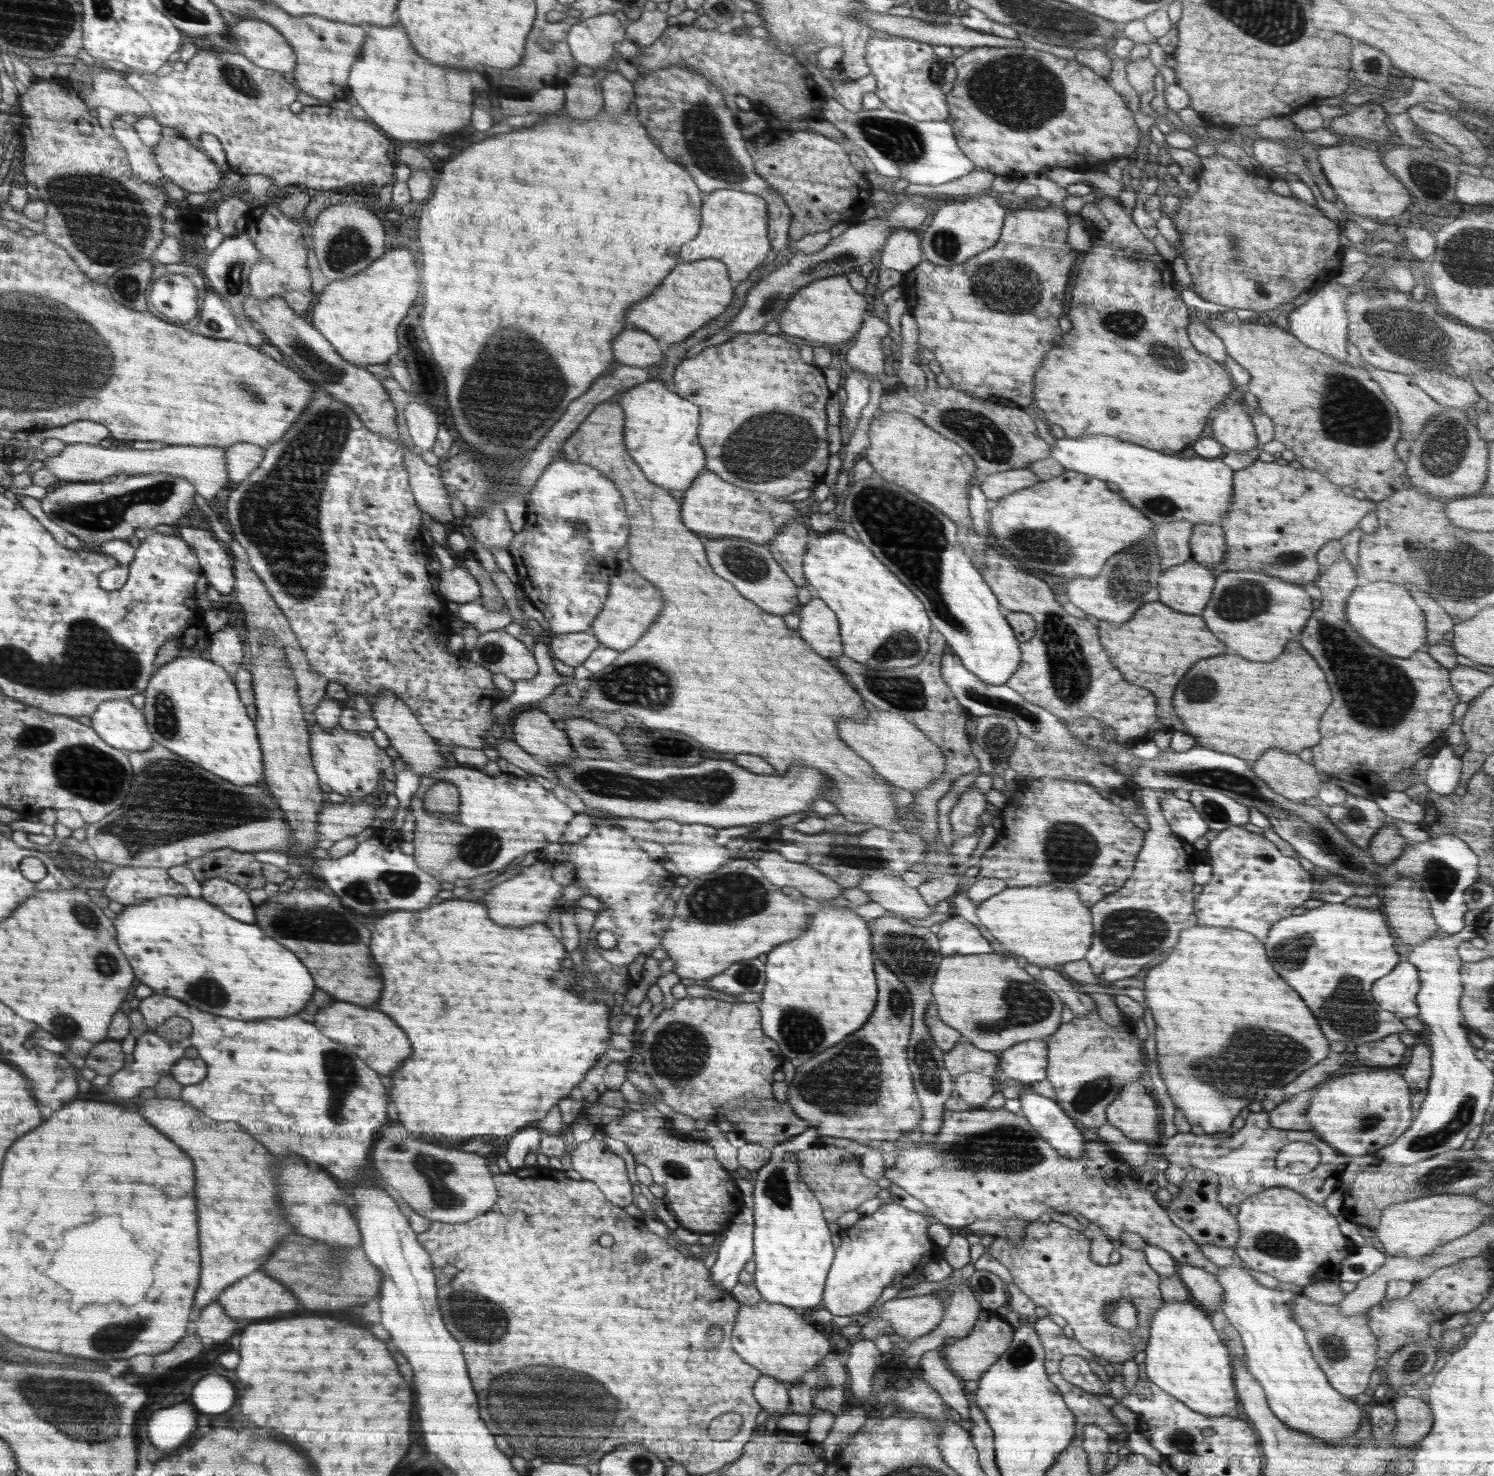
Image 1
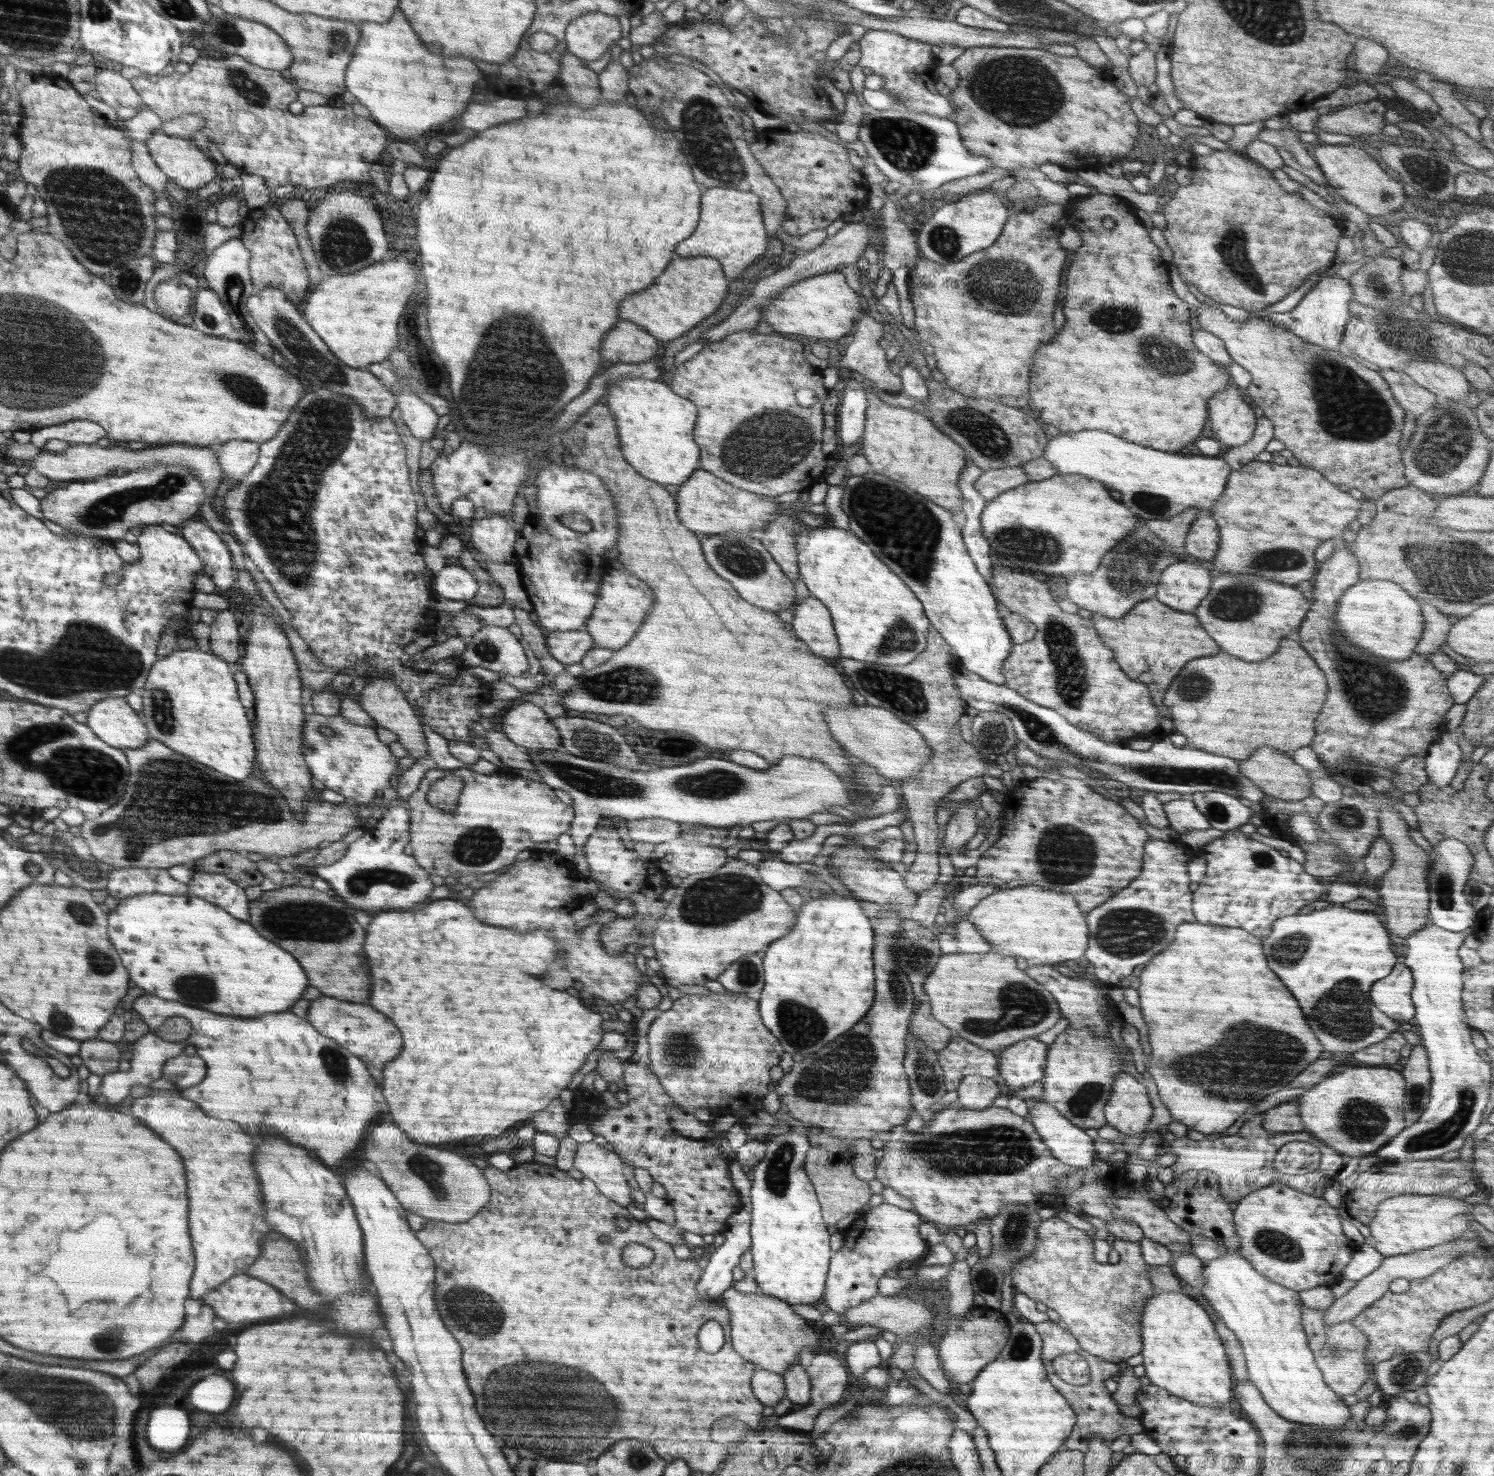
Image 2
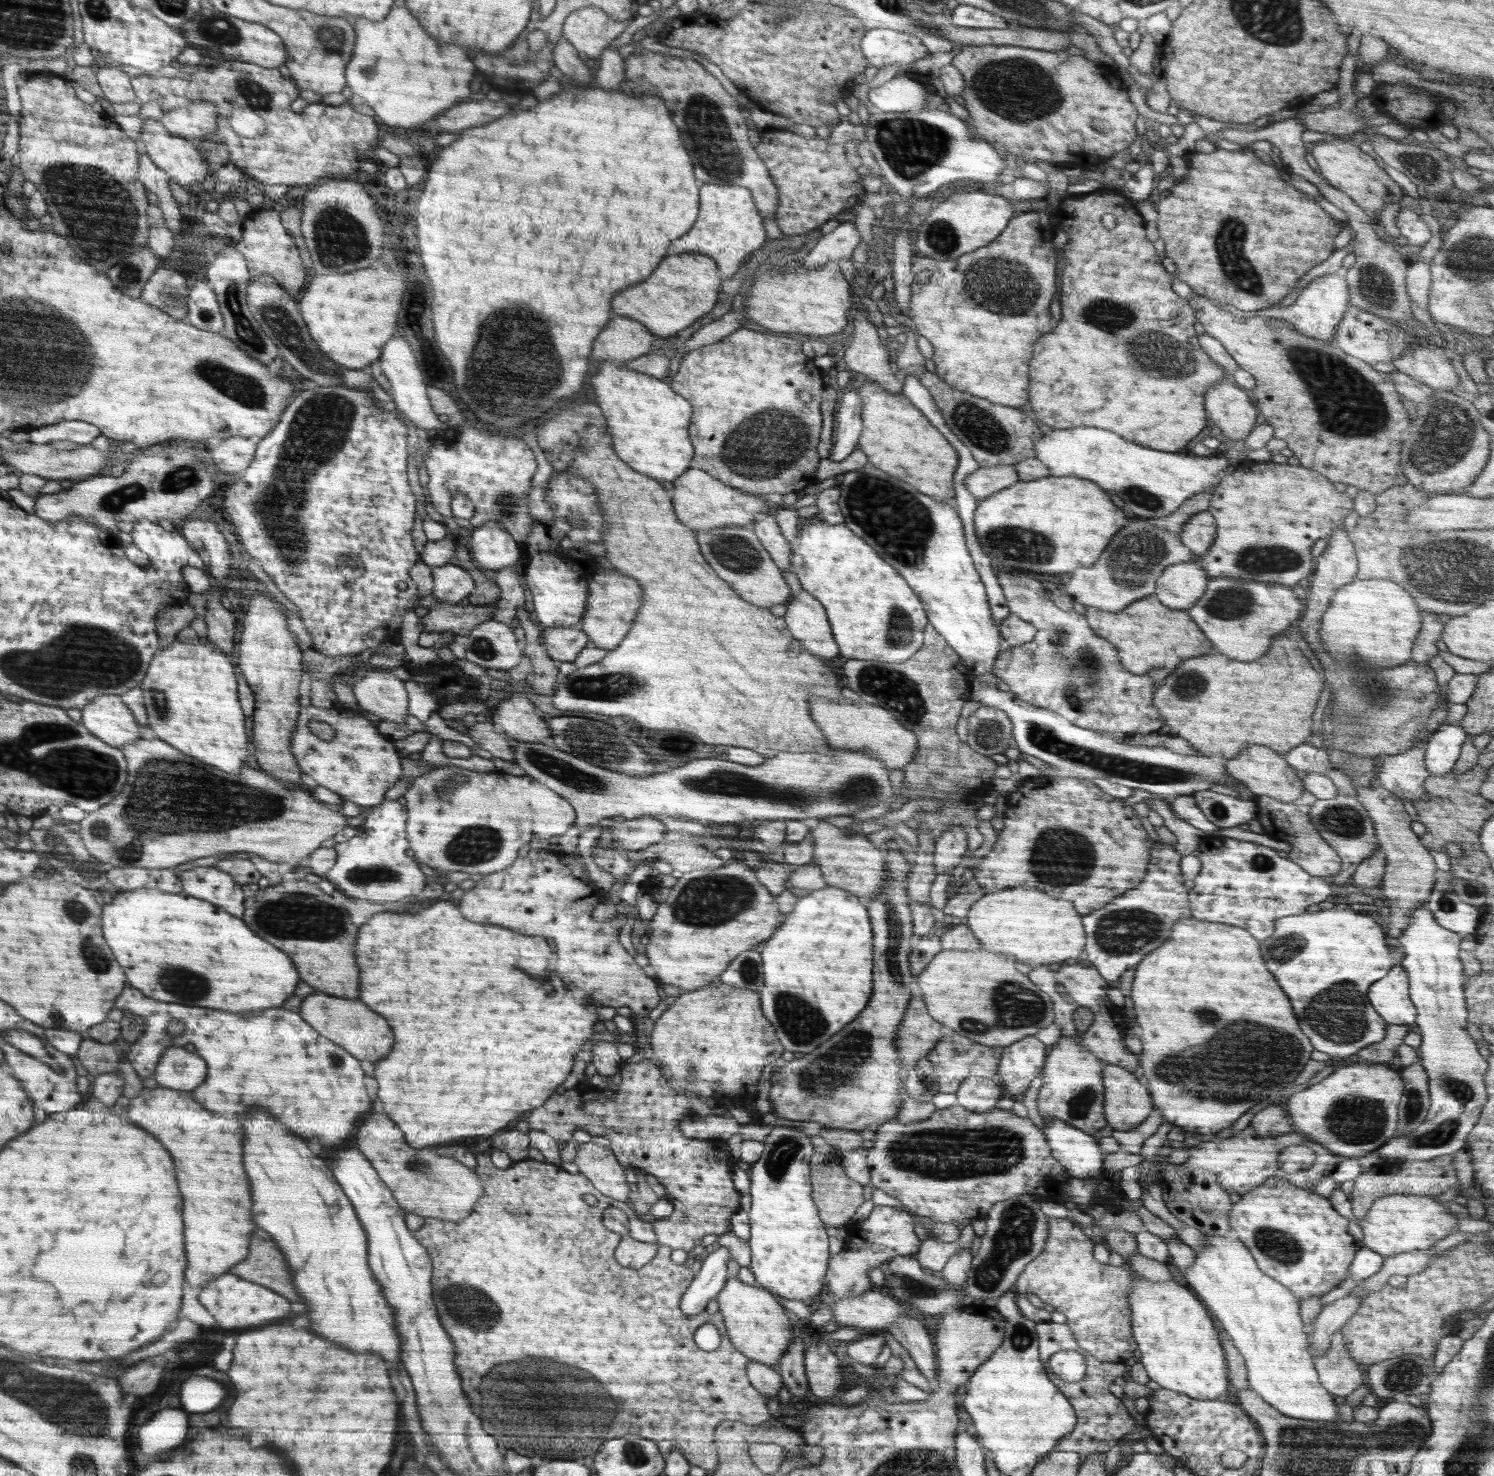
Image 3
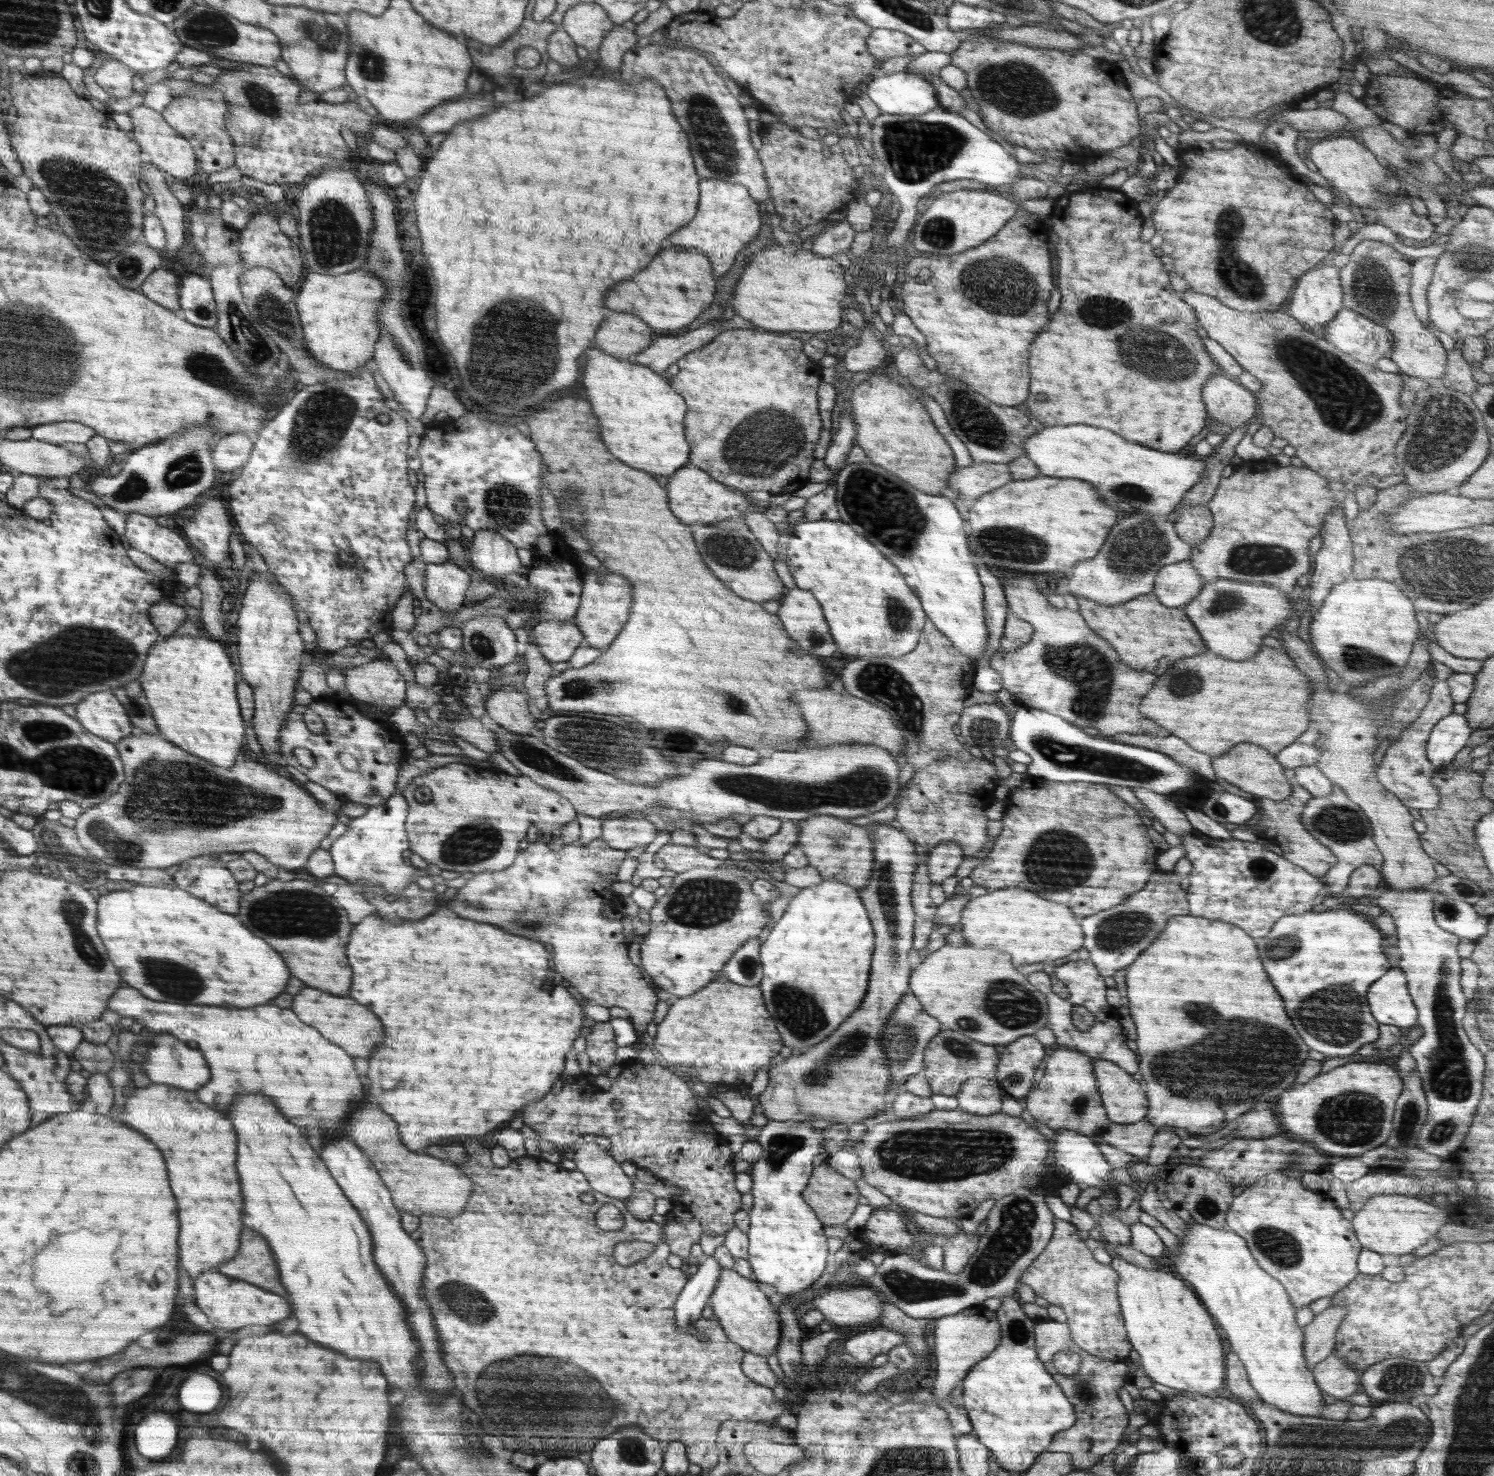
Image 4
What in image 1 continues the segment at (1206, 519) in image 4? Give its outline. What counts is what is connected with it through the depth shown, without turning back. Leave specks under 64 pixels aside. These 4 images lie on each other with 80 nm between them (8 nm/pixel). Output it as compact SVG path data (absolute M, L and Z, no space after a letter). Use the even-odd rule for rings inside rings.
M1218 524L1193 525L1189 538L1191 560L1217 572L1225 560L1225 532Z

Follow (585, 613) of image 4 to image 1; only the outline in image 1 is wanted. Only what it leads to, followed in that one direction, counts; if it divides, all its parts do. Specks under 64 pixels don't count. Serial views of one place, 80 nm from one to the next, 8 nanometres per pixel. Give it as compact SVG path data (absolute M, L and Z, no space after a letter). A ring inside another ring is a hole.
M620 572L612 576L612 594L608 594L607 602L600 611L600 618L591 629L604 647L623 651L634 646L646 634L652 622L660 616L662 608L664 598L656 586L652 586L636 572Z

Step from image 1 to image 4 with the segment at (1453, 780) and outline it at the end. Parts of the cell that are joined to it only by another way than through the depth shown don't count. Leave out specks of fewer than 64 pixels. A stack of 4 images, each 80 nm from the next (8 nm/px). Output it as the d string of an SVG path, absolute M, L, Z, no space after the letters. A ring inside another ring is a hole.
M1450 713L1434 726L1427 740L1426 754L1431 769L1447 769L1454 756L1468 744L1472 734L1465 714Z

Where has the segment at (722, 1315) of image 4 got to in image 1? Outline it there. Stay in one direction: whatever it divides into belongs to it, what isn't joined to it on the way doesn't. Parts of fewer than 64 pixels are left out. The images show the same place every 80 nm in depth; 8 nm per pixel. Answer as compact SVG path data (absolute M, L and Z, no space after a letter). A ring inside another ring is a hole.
M763 1298L756 1305L741 1302L739 1305L740 1311L731 1332L732 1348L761 1374L778 1378L787 1386L794 1385L804 1378L806 1372L816 1371L819 1362L830 1353L829 1339L815 1329L801 1311Z

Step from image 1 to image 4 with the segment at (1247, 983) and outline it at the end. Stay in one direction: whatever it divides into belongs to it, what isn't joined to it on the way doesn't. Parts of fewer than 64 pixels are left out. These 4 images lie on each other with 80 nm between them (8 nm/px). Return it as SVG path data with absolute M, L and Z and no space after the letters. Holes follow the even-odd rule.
M1190 914L1180 916L1180 918L1172 918L1172 920L1168 920L1168 926L1160 934L1160 938L1148 950L1144 950L1144 954L1140 954L1140 958L1136 958L1136 962L1133 962L1132 966L1128 966L1126 970L1128 970L1128 974L1126 974L1128 1006L1130 1006L1130 1014L1134 1018L1134 1024L1138 1028L1138 1040L1136 1040L1138 1050L1136 1053L1139 1059L1140 1074L1142 1074L1144 1082L1147 1082L1147 1088L1144 1091L1149 1102L1149 1109L1144 1119L1150 1121L1156 1128L1165 1125L1177 1126L1178 1128L1185 1128L1190 1134L1216 1132L1216 1130L1224 1128L1228 1122L1232 1122L1234 1118L1238 1118L1240 1114L1248 1112L1258 1102L1264 1102L1264 1100L1270 1100L1270 1098L1275 1099L1280 1092L1290 1088L1290 1084L1294 1082L1302 1062L1308 1058L1308 1046L1298 1036L1296 1028L1292 1026L1292 1020L1288 1018L1288 1014L1284 1010L1282 998L1278 996L1276 988L1272 986L1270 978L1266 976L1266 972L1262 968L1262 960L1258 958L1258 950L1256 950L1254 940L1244 930L1240 930L1239 926ZM1168 1100L1180 1100L1180 1102L1176 1102L1178 1110L1168 1110L1168 1108L1174 1108L1174 1106L1168 1106L1168 1104L1172 1104ZM1190 1104L1192 1106L1194 1104L1212 1104L1212 1110L1182 1110L1182 1108L1190 1108Z

